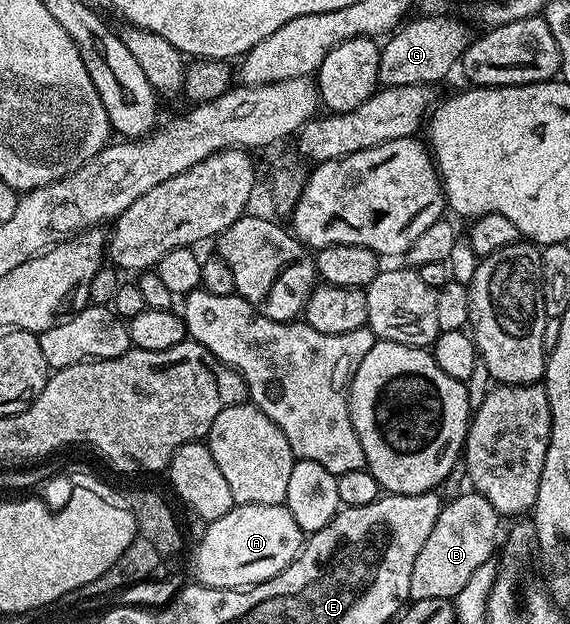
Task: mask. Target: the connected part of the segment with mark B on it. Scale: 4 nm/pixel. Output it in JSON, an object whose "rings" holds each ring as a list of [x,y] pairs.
{"rings":[[[471,489],[468,492],[468,495],[457,496],[452,503],[444,502],[437,525],[433,525],[433,533],[429,533],[425,545],[421,545],[421,553],[417,553],[417,561],[413,561],[413,577],[409,577],[412,600],[454,600],[469,576],[479,566],[492,562],[497,551],[495,534],[499,531],[501,516],[478,491]]]}

